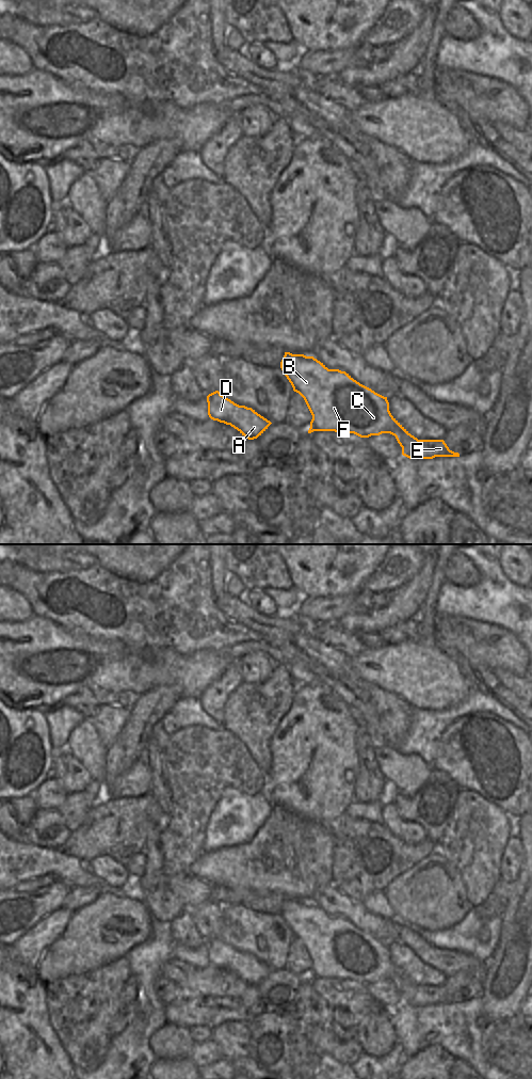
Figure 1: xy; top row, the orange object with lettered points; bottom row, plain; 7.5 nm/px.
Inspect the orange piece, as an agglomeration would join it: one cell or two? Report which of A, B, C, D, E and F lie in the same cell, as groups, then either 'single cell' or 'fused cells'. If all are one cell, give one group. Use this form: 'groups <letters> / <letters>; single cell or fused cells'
groups A B C D E F; single cell

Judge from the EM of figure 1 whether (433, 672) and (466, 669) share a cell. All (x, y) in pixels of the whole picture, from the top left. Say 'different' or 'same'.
different

